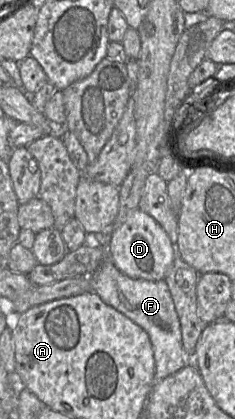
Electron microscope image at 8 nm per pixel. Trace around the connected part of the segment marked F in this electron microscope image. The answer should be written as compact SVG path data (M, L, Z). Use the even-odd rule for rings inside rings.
M108 258L89 276L89 279L91 291L148 334L155 360L154 384L178 372L191 362L191 356L183 348L180 321L164 280L150 281L130 278L118 270Z

